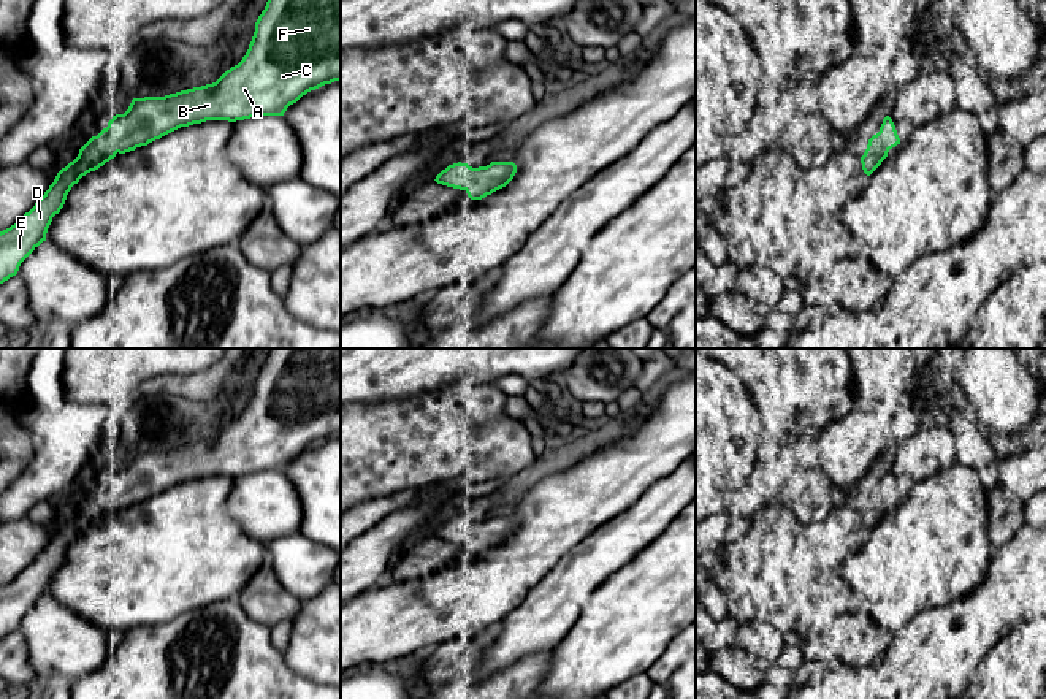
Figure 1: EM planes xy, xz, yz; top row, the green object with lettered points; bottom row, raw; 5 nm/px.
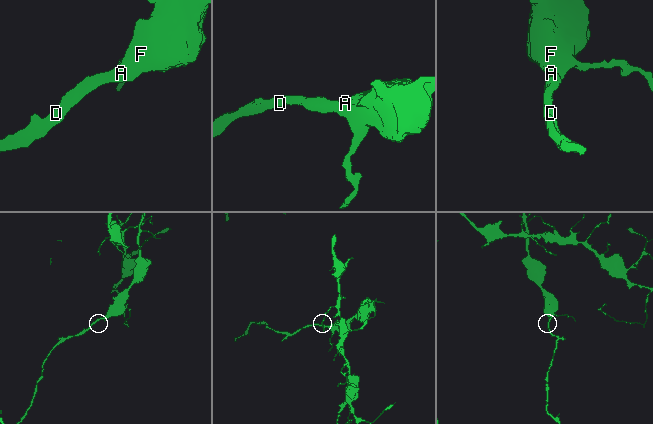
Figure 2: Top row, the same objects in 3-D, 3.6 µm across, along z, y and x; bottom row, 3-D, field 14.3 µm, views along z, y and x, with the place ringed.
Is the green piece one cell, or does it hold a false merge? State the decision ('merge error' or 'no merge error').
no merge error

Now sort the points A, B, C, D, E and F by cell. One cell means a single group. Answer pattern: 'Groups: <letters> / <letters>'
Groups: A B C D E F

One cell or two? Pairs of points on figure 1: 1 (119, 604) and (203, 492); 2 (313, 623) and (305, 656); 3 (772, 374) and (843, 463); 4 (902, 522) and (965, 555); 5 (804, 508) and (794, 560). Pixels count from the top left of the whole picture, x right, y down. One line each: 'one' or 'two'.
1: one
2: one
3: two
4: one
5: two

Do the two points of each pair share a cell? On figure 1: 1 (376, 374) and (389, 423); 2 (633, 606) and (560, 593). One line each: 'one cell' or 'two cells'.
1: two cells
2: two cells

